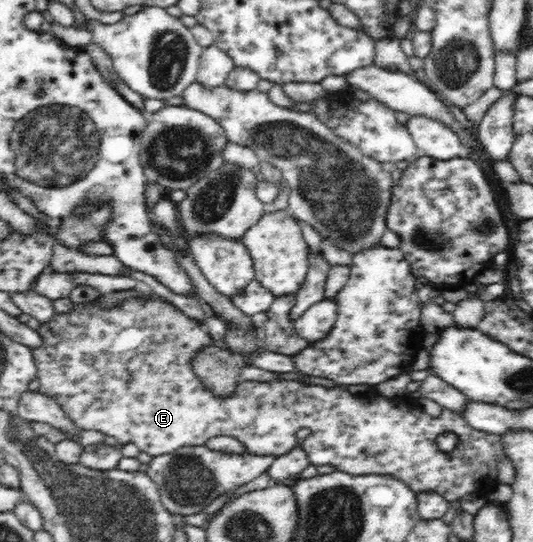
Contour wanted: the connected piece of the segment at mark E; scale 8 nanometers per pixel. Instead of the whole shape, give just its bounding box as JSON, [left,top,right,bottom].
[32,297,506,502]

